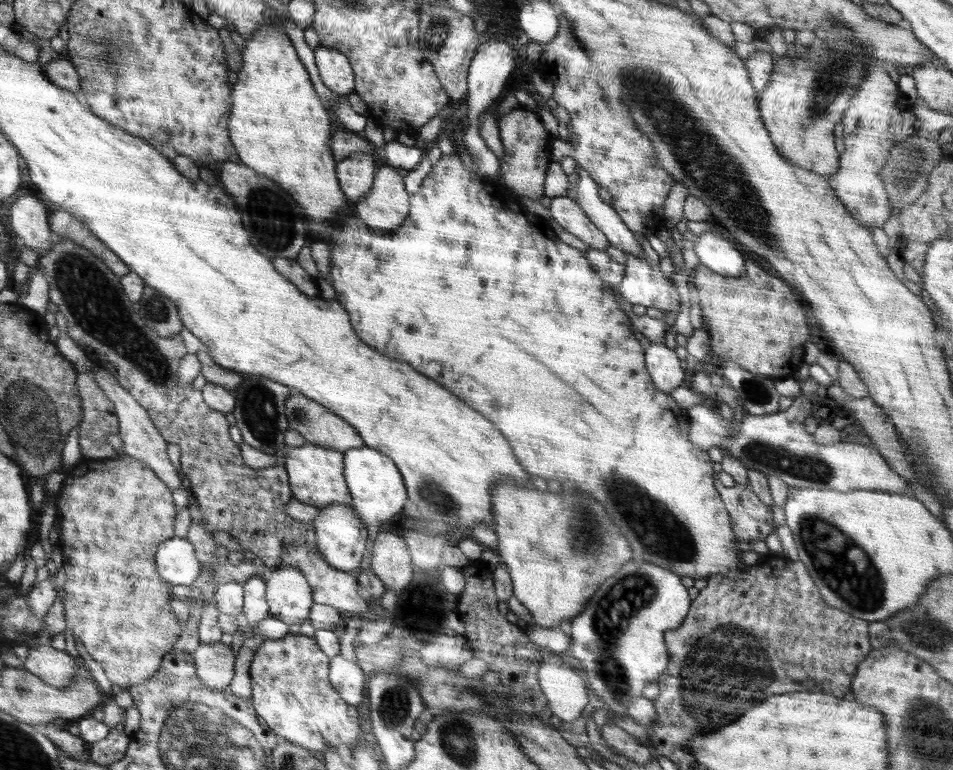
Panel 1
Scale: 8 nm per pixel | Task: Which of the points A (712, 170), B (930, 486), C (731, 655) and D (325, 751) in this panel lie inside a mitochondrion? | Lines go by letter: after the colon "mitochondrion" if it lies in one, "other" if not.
A: mitochondrion
B: other
C: mitochondrion
D: other

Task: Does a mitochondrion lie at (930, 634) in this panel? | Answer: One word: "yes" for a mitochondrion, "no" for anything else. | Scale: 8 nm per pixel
yes

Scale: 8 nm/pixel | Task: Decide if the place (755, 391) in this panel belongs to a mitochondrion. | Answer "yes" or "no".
yes

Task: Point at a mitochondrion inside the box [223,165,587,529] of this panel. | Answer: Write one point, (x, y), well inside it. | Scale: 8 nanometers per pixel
(279, 239)

